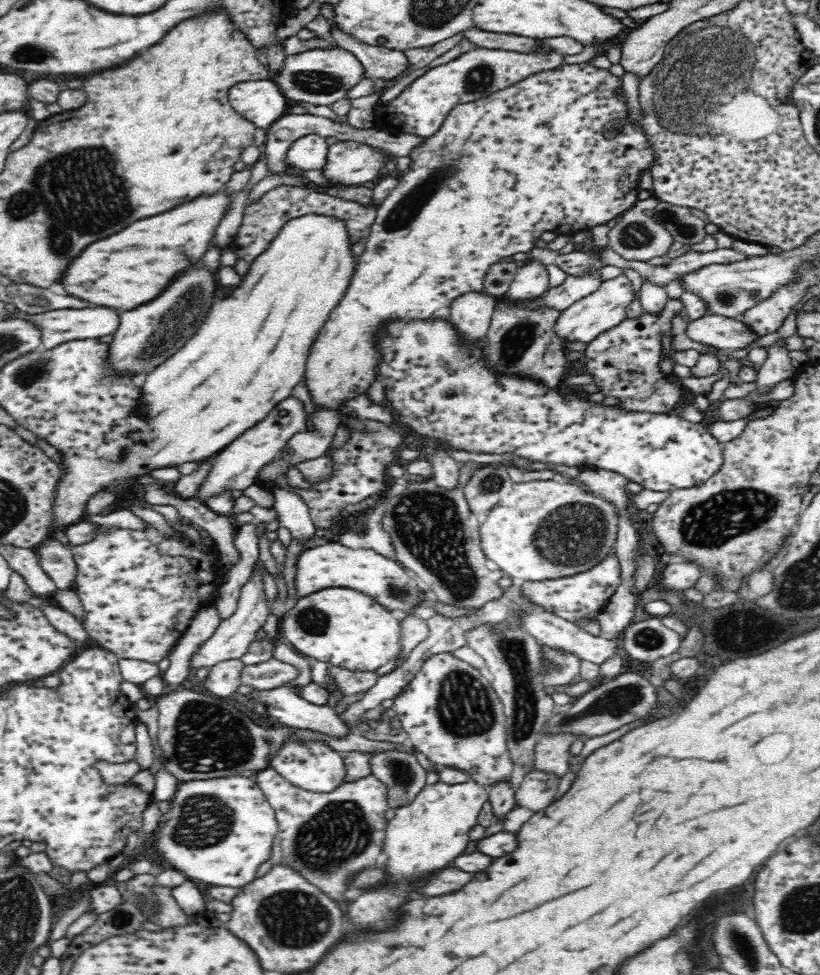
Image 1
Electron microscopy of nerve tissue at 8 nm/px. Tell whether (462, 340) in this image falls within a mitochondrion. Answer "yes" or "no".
no

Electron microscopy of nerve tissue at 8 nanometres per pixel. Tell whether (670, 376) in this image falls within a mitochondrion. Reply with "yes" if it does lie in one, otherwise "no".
no

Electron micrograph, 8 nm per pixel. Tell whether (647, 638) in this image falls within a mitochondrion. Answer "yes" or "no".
yes

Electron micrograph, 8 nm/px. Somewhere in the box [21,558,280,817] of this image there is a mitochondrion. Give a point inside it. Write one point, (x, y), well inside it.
(200, 743)

